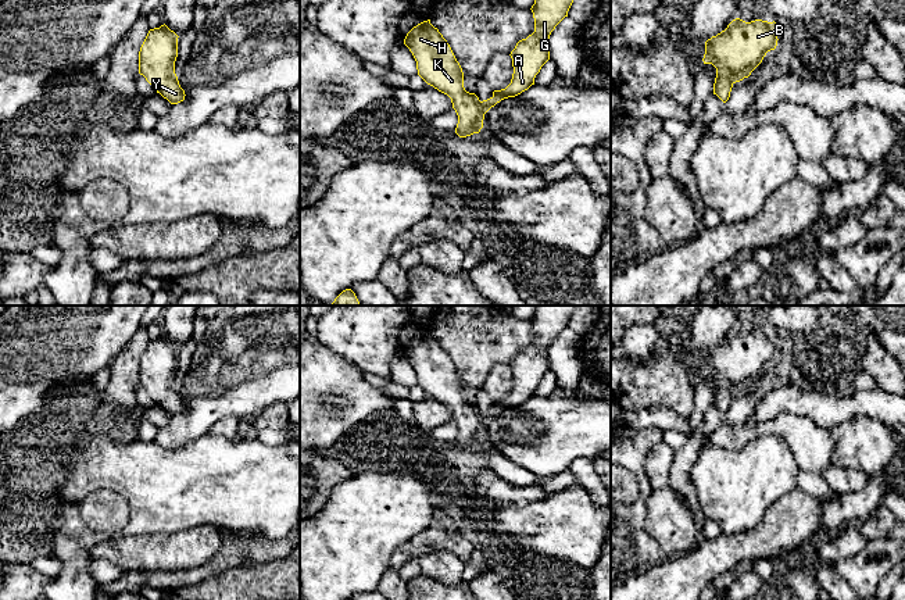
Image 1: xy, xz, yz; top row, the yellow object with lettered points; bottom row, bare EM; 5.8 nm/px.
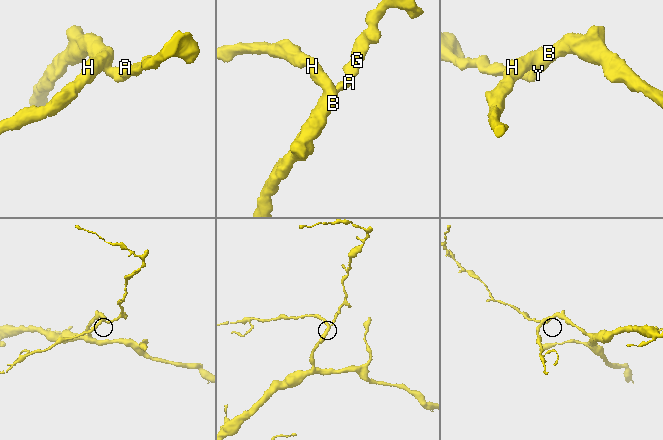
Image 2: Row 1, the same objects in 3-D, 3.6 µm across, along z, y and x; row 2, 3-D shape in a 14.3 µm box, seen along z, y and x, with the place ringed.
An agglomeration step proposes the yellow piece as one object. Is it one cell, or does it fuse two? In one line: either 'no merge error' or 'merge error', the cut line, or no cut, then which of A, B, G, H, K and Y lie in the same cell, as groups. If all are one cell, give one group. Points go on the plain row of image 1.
no merge error; cut none; groups A B G H K Y

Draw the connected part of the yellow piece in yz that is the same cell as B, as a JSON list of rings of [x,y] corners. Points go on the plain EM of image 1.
[[[733,331],[725,342],[705,353],[704,375],[716,379],[713,406],[723,414],[736,393],[748,389],[768,362],[777,357],[776,333]]]

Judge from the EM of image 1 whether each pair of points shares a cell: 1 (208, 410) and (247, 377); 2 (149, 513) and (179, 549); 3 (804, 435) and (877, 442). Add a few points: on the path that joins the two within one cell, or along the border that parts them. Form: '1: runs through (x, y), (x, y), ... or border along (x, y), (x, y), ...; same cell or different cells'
1: runs through (218, 400), (238, 381); same cell
2: border along (199, 525), (167, 534), (133, 534); different cells
3: border along (829, 429), (834, 443), (832, 463); different cells

